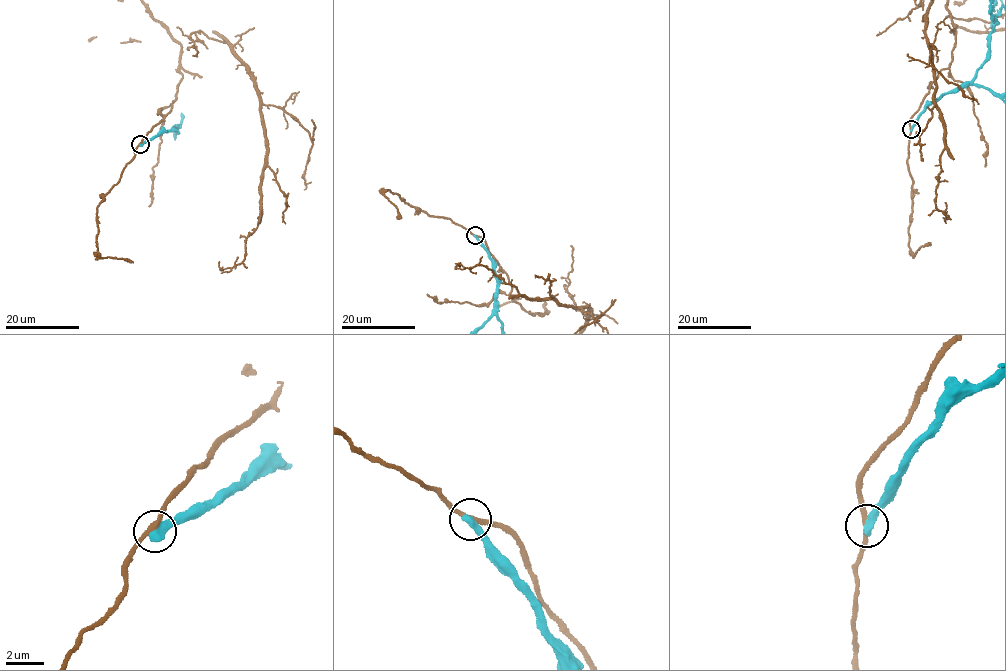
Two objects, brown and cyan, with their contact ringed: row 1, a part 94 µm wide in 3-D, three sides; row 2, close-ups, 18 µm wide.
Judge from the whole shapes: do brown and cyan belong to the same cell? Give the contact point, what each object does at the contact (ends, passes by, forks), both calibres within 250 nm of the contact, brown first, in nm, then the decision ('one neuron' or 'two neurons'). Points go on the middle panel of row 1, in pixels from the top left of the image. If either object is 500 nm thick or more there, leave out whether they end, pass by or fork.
(475, 235) | 240/500 nm | two neurons

